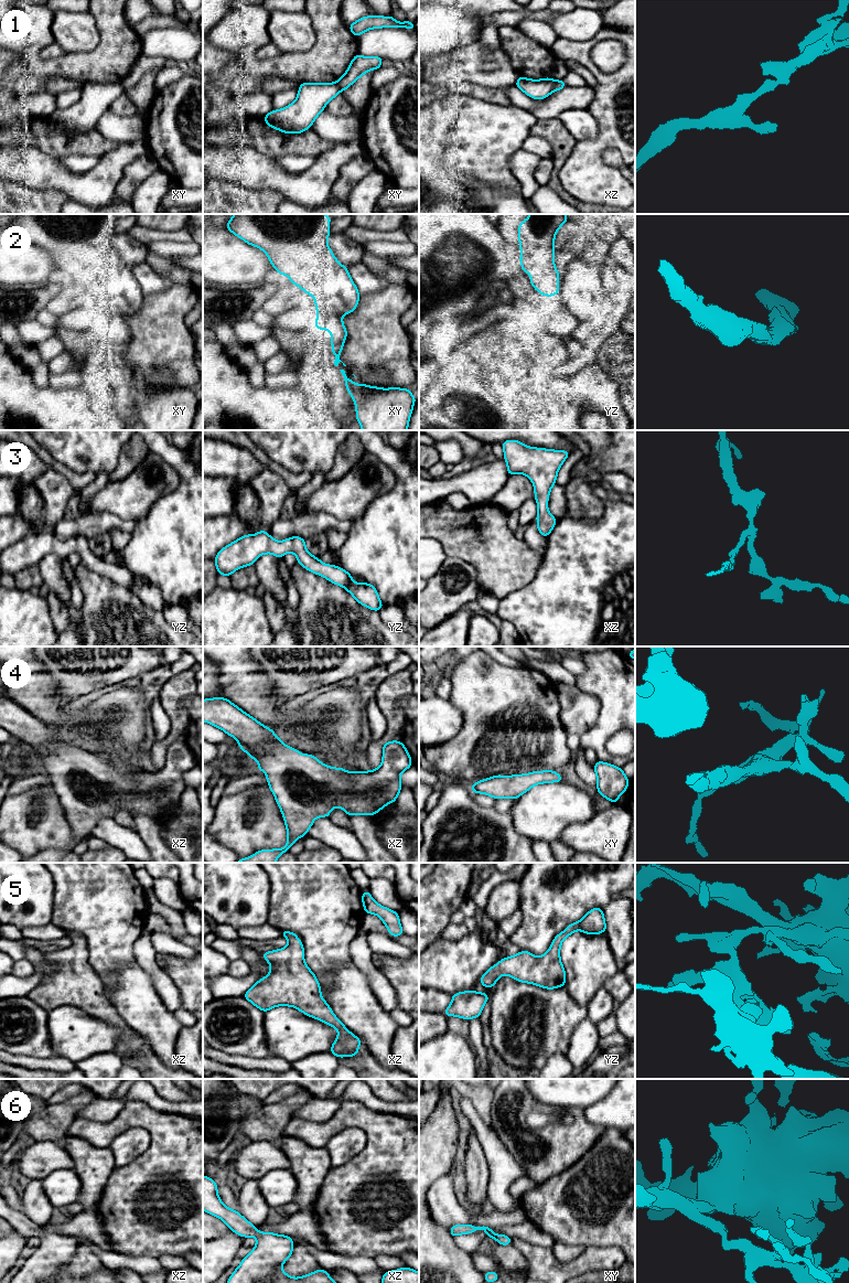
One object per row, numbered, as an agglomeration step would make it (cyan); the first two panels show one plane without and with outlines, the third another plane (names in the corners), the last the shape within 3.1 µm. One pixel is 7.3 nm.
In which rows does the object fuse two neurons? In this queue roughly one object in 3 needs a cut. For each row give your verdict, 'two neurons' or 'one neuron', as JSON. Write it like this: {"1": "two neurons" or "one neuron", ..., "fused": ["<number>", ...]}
{"1": "two neurons", "2": "one neuron", "3": "one neuron", "4": "one neuron", "5": "one neuron", "6": "one neuron", "fused": ["1"]}

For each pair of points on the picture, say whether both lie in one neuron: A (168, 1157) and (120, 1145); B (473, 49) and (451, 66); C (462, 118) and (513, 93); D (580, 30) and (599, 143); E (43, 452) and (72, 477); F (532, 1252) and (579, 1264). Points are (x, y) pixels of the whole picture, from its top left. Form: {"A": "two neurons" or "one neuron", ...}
{"A": "two neurons", "B": "one neuron", "C": "two neurons", "D": "two neurons", "E": "one neuron", "F": "one neuron"}

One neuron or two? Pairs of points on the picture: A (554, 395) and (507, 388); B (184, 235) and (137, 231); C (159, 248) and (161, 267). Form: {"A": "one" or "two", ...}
{"A": "two", "B": "one", "C": "two"}

